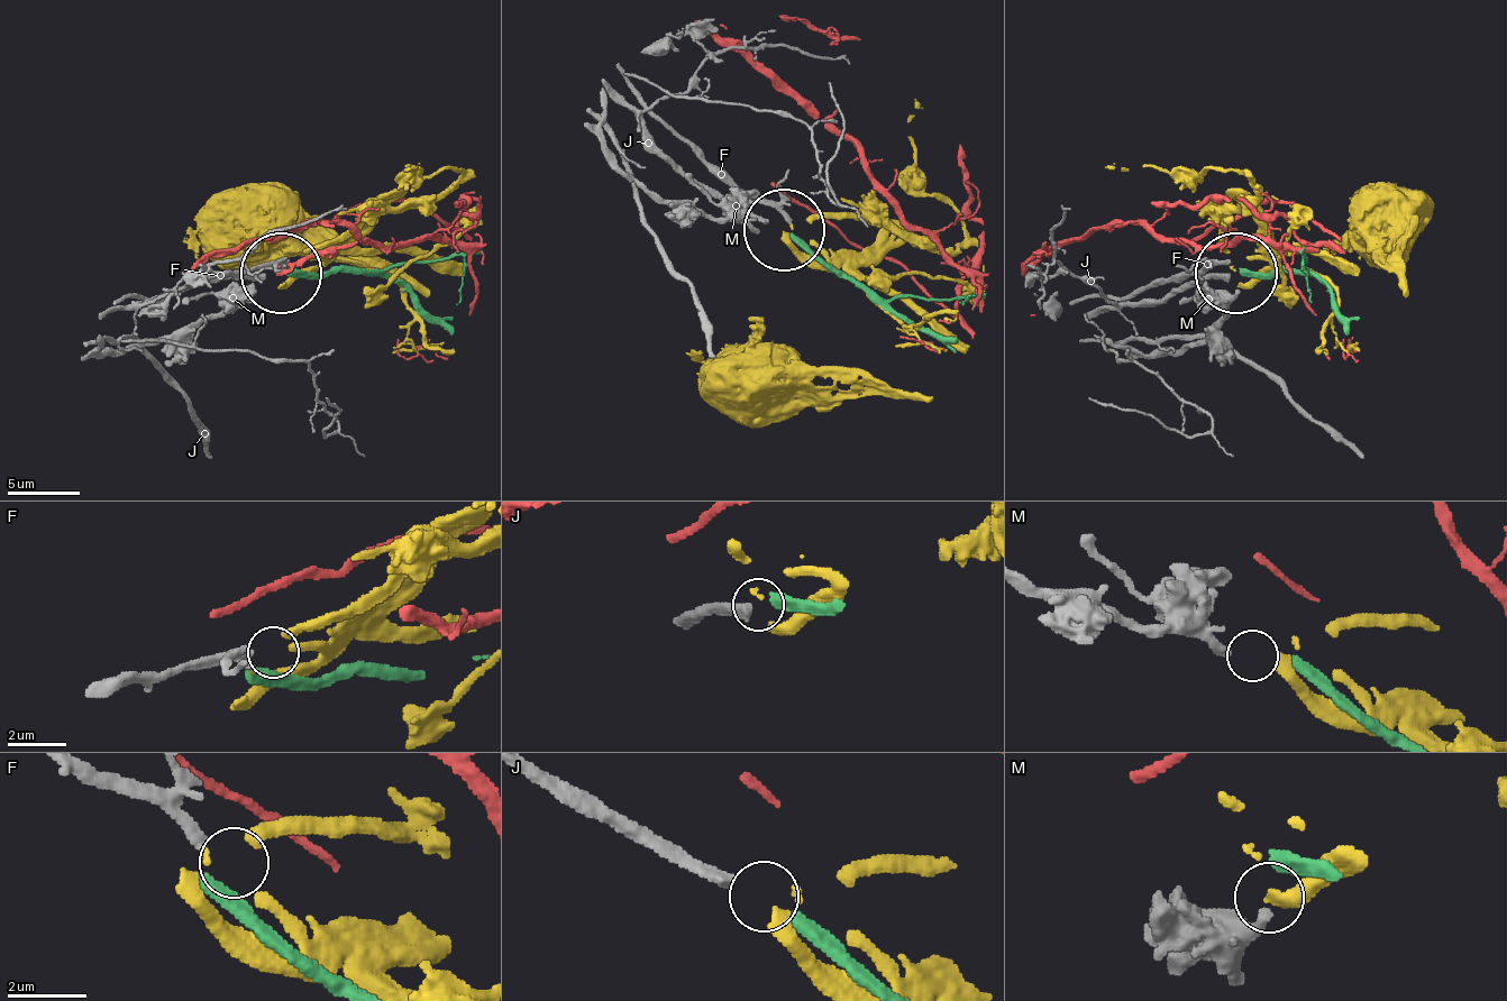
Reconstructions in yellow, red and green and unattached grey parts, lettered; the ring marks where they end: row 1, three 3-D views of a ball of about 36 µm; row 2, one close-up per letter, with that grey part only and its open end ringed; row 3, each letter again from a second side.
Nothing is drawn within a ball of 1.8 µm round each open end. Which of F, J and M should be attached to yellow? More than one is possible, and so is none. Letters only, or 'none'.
M

